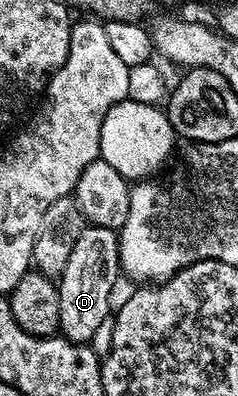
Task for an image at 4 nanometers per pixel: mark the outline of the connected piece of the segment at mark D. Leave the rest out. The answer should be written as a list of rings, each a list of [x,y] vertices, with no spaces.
[[[91,224],[84,226],[73,245],[64,270],[57,279],[60,310],[58,321],[62,338],[84,345],[91,341],[100,322],[112,312],[109,294],[120,275],[119,239],[116,230]]]

